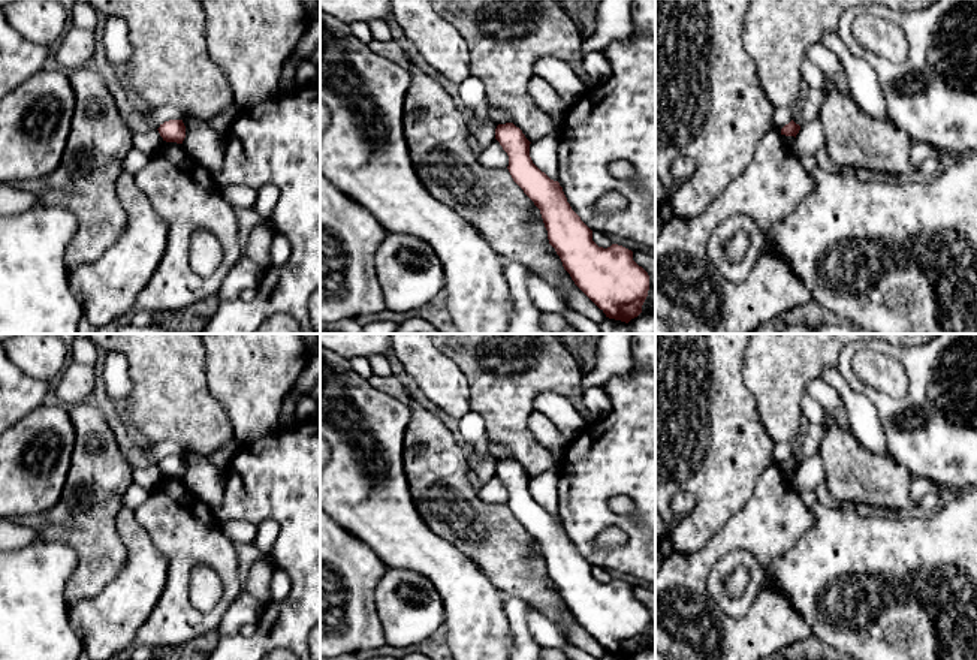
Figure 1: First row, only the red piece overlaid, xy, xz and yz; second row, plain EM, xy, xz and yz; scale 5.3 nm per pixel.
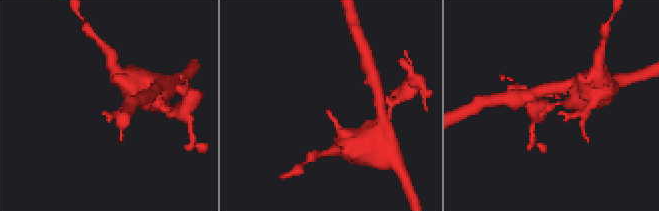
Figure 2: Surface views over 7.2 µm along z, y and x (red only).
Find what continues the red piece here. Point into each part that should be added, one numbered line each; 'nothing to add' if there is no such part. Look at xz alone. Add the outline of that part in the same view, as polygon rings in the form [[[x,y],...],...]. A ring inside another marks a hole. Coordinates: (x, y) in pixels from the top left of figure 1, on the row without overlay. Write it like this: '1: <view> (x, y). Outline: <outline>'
nothing to add

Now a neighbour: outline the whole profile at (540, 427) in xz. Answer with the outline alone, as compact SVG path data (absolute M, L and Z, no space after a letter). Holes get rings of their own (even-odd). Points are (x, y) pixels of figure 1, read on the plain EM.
M534 410L528 419L528 430L558 461L563 459L570 441L546 416Z

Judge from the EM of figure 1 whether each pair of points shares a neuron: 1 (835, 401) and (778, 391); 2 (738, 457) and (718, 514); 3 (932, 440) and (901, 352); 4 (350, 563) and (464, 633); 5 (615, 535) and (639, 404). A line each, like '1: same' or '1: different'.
1: different
2: same
3: same
4: different
5: different

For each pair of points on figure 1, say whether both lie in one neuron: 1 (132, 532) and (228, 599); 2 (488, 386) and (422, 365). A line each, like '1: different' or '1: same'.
1: different
2: different

